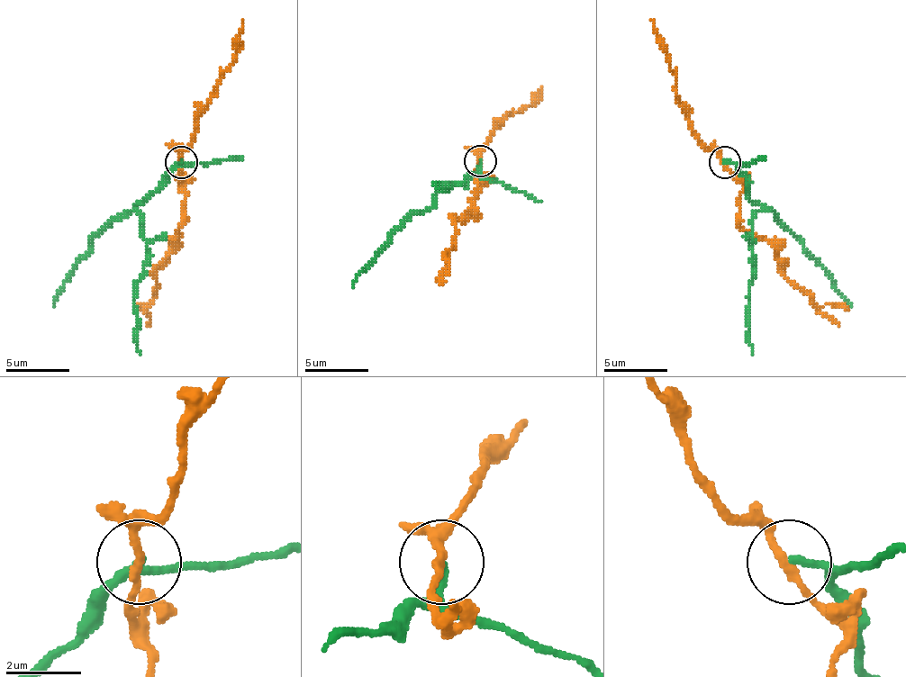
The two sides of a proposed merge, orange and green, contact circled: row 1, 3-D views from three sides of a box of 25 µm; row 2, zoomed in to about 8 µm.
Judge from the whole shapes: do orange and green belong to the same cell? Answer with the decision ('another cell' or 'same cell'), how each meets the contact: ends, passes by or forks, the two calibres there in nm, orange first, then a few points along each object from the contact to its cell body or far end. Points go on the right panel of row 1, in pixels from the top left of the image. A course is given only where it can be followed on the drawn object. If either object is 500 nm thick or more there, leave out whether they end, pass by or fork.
another cell; orange passes by; green ends; calibres 200 and 200 nm; course orange (724, 163), (743, 185), (739, 223), (762, 237), (784, 275), (819, 306), (832, 303), (848, 310); course green (724, 163), (737, 166), (749, 198), (765, 204), (801, 239), (803, 249), (826, 272), (851, 306)

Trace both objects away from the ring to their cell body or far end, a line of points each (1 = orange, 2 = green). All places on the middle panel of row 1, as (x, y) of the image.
1: (481, 160), (477, 198), (455, 221), (455, 246), (446, 256), (446, 268), (439, 284)
2: (481, 160), (477, 173), (446, 185), (436, 202), (417, 211), (369, 262), (353, 287)

